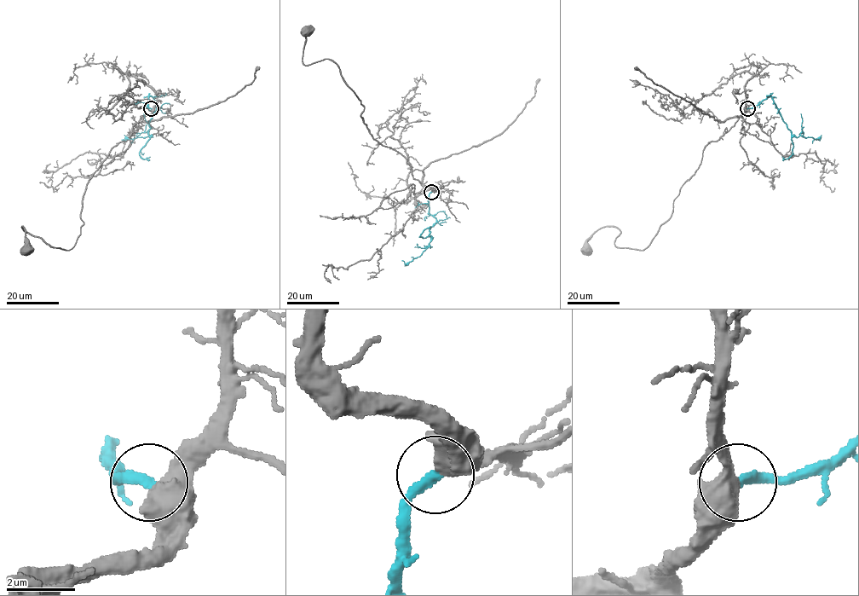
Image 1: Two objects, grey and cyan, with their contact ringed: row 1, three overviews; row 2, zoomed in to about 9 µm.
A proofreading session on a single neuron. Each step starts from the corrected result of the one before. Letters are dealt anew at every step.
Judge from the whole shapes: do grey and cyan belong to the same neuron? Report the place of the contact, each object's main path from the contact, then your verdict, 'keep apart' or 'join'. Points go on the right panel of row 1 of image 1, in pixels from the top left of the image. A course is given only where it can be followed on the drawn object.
(747, 108) | grey via (747, 109), (705, 147), (671, 216), (648, 246), (618, 248), (620, 231), (604, 226), (585, 251) | cyan via (747, 108), (754, 107), (770, 96), (792, 136), (819, 139), (815, 140) | join

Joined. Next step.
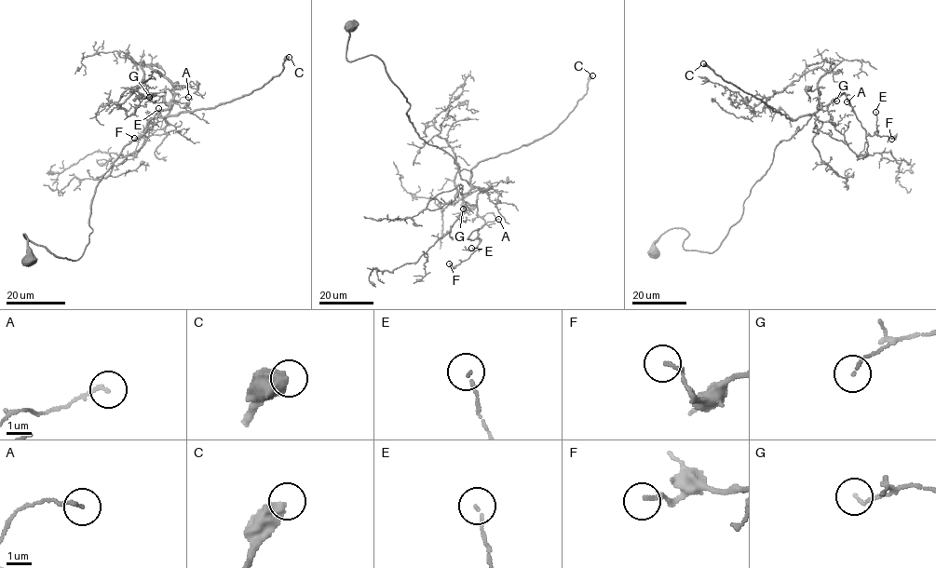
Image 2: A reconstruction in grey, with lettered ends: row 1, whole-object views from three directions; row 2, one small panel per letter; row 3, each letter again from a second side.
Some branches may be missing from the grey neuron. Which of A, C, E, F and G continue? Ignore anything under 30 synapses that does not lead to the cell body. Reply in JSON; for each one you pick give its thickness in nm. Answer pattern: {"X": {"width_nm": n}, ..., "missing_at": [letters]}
{"C": {"width_nm": 550}, "missing_at": ["C"]}

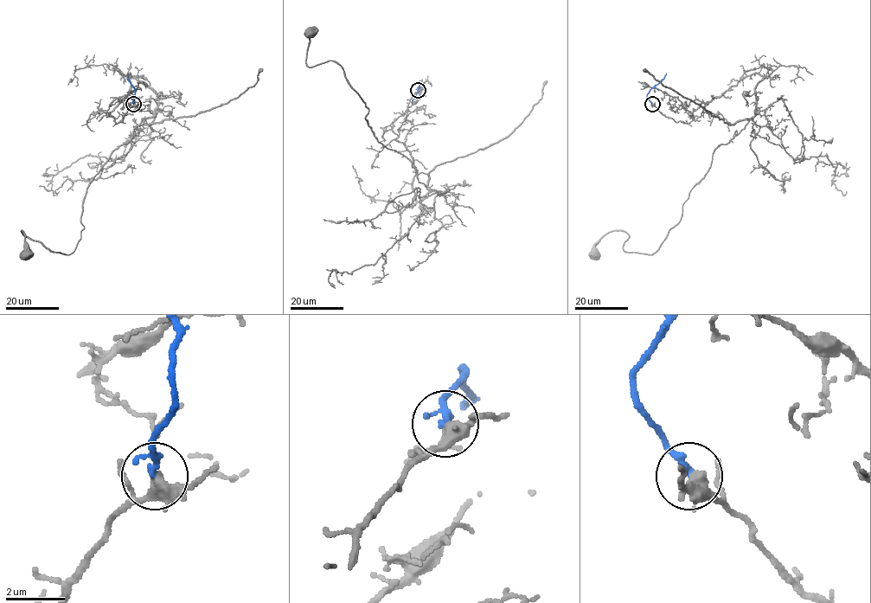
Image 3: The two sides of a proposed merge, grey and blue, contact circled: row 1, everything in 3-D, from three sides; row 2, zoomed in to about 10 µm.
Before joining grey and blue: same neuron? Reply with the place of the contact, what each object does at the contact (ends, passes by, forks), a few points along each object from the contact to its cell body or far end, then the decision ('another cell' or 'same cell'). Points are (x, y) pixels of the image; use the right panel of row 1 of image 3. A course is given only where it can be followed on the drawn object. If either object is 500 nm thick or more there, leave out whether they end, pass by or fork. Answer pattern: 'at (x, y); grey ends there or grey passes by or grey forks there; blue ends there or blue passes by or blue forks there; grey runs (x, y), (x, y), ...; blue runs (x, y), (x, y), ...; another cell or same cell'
at (652, 104); grey passes by; blue passes by; grey runs (652, 104), (690, 122), (763, 76), (659, 247), (626, 253), (612, 230), (593, 255); blue runs (652, 104), (647, 93), (666, 73); another cell

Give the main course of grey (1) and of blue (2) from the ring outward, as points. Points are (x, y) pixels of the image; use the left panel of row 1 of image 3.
1: (133, 104), (116, 122), (131, 73), (157, 108), (90, 182), (76, 247), (54, 253), (22, 230), (24, 255)
2: (133, 104), (135, 89), (127, 73)

